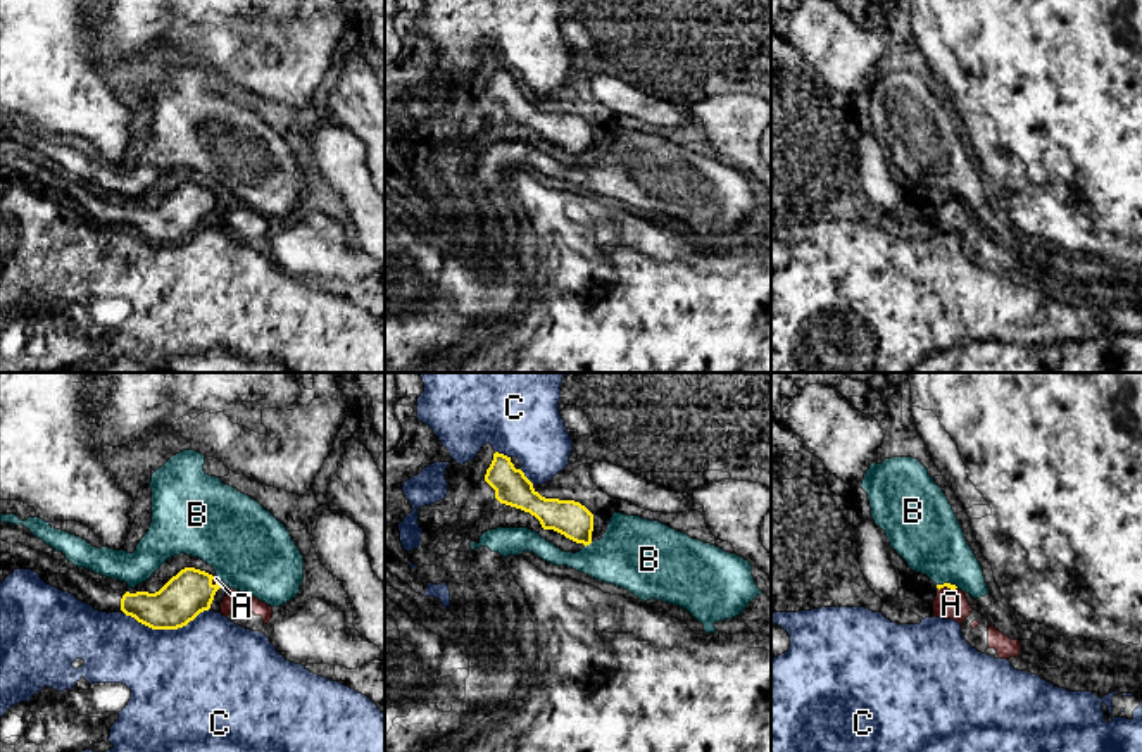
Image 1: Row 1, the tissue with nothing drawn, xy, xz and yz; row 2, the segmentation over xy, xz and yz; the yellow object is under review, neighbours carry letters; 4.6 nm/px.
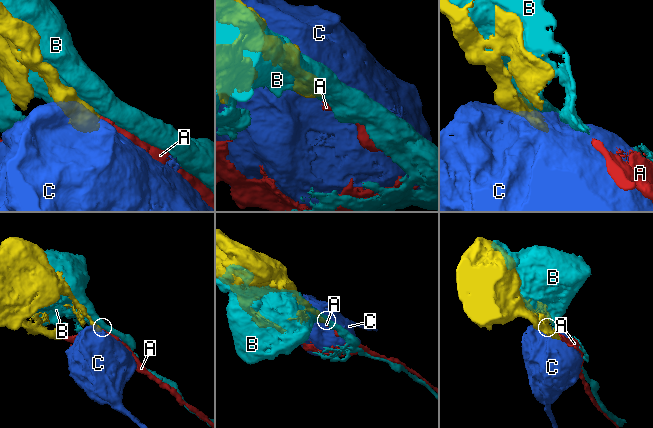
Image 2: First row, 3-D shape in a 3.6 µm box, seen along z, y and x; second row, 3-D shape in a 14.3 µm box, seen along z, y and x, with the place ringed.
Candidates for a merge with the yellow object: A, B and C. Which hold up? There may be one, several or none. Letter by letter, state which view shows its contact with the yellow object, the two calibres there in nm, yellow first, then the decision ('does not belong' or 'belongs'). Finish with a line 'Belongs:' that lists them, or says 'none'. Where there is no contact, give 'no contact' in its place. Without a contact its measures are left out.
A: yz | 30/140 nm | belongs
B: xz | 170/340 nm | does not belong
C: xy | 220/480 nm | does not belong
Belongs: A

